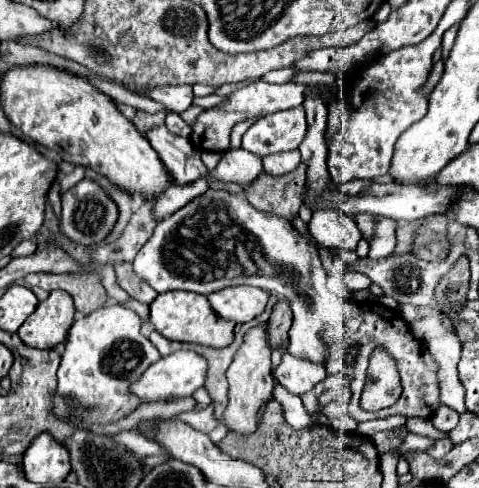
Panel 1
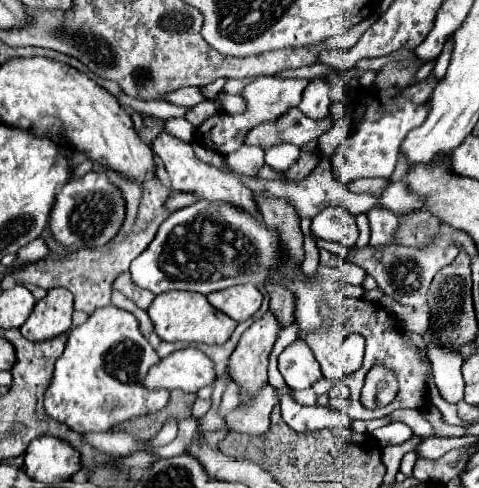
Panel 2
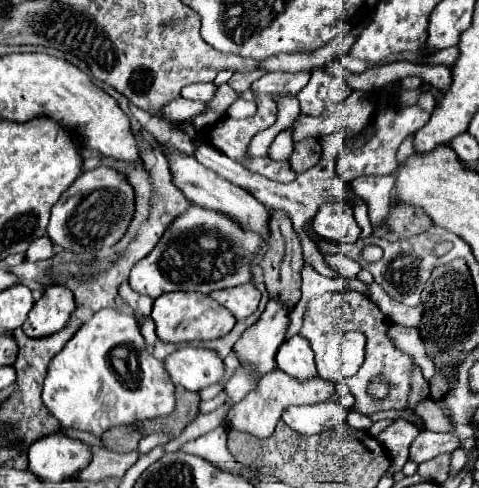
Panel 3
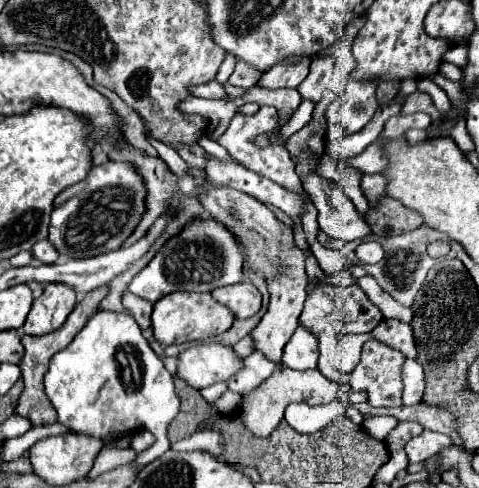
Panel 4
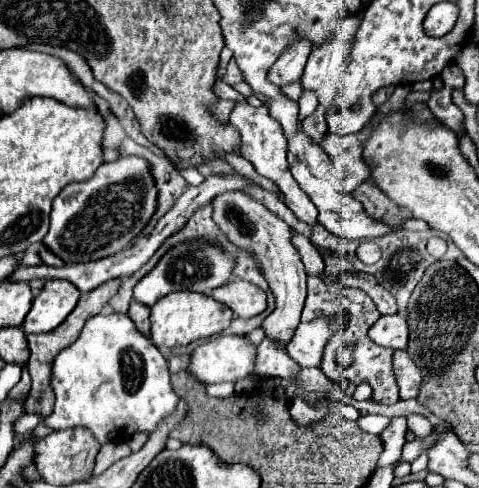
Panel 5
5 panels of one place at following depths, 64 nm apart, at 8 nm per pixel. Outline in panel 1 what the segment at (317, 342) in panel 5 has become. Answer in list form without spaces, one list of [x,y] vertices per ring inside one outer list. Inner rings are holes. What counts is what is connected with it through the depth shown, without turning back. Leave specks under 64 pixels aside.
[[[286,352],[282,356],[280,366],[276,368],[276,378],[292,394],[304,394],[312,390],[314,384],[326,378],[326,370],[320,368],[320,364],[310,364],[308,360],[296,360],[296,356]]]

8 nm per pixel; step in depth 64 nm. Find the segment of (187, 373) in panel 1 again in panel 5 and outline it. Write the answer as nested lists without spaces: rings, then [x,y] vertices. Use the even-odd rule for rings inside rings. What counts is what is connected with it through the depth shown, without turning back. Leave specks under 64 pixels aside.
[[[220,334],[192,352],[188,372],[204,384],[236,382],[250,376],[256,366],[256,344],[248,336]]]

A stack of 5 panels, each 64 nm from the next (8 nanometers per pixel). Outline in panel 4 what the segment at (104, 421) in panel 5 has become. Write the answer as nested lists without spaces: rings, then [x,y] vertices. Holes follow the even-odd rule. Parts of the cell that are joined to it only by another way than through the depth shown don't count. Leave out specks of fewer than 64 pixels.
[[[98,310],[82,328],[82,332],[72,340],[68,348],[58,352],[50,360],[50,370],[44,378],[46,394],[56,410],[58,422],[74,432],[86,432],[96,438],[104,438],[116,432],[132,434],[134,430],[150,430],[156,437],[155,443],[147,450],[137,454],[138,471],[159,458],[170,448],[166,438],[168,424],[176,418],[180,400],[174,392],[172,374],[164,368],[158,354],[152,350],[150,342],[144,338],[136,320],[128,312],[106,312]]]

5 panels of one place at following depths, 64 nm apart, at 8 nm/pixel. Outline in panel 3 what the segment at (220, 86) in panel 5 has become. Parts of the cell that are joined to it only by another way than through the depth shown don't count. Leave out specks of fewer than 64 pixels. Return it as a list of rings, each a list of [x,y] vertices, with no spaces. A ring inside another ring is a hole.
[[[206,82],[206,84],[192,84],[192,86],[186,86],[182,90],[182,98],[188,98],[188,100],[202,100],[202,102],[208,102],[214,98],[218,86],[214,82]]]

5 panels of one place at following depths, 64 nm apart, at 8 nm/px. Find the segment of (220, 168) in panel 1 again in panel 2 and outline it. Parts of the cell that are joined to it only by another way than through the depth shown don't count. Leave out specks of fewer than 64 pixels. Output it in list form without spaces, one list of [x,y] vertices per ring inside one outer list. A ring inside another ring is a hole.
[[[243,145],[240,150],[236,150],[236,154],[224,156],[228,168],[238,172],[246,172],[248,176],[256,176],[256,168],[260,168],[264,164],[264,148],[262,146]]]

